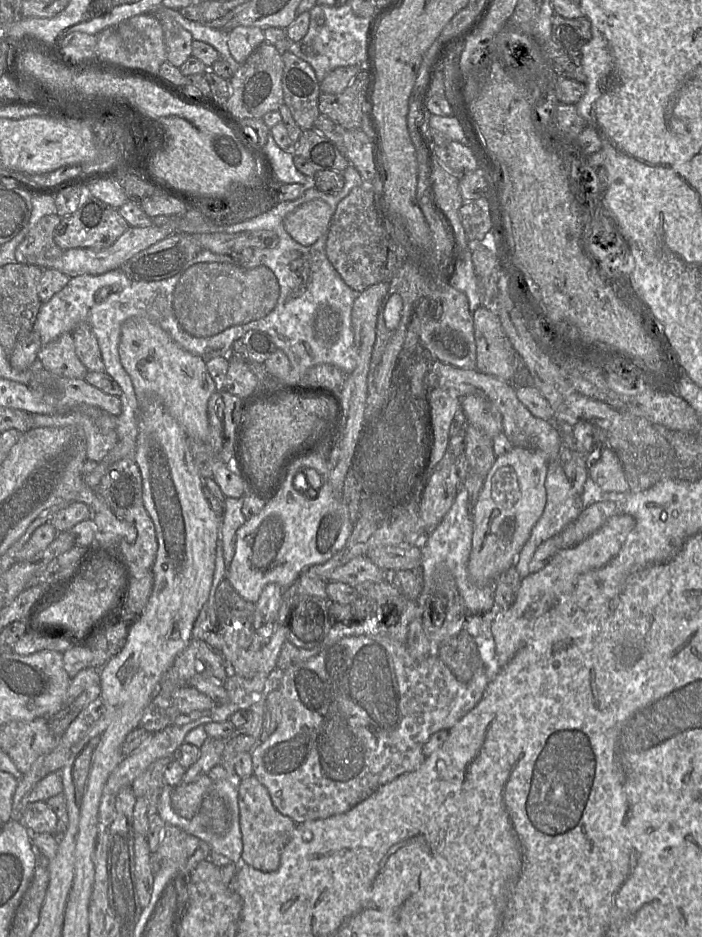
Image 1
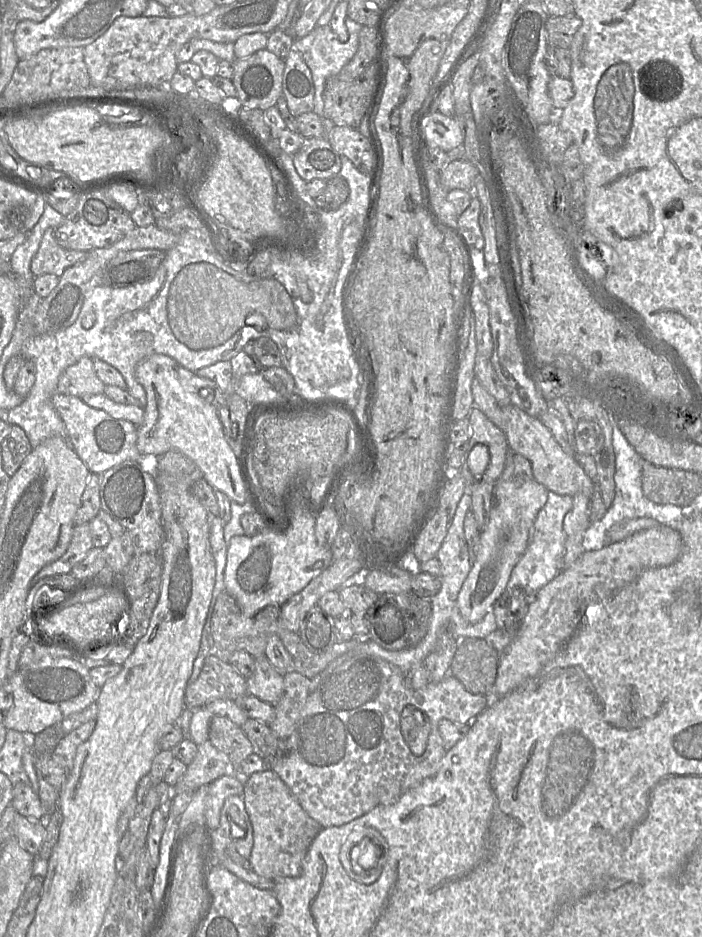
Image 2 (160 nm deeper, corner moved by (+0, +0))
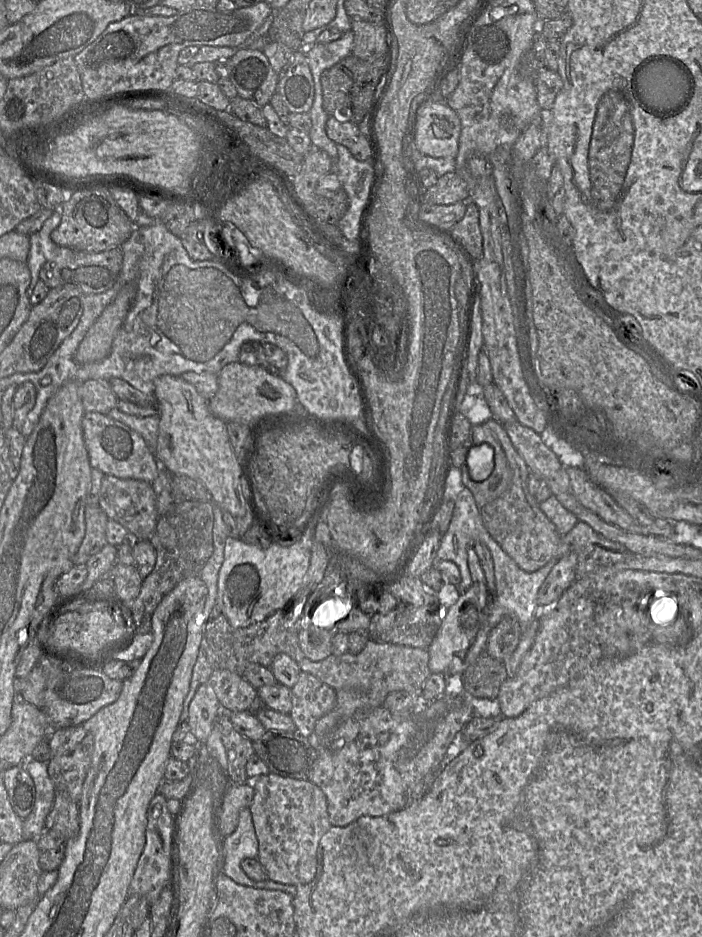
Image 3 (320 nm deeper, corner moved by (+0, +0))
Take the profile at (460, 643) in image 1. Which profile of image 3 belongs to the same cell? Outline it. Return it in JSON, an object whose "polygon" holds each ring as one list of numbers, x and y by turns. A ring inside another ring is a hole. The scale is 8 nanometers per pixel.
{"polygon":[[484,651,461,674,463,694,469,698,494,699,507,678,503,662]]}

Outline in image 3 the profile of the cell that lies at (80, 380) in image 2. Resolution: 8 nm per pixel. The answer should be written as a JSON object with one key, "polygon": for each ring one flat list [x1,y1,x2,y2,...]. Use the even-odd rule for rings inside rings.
{"polygon":[[86,380,79,385,78,394,85,412,99,412,107,415,111,409,117,407,118,398,108,380]]}

